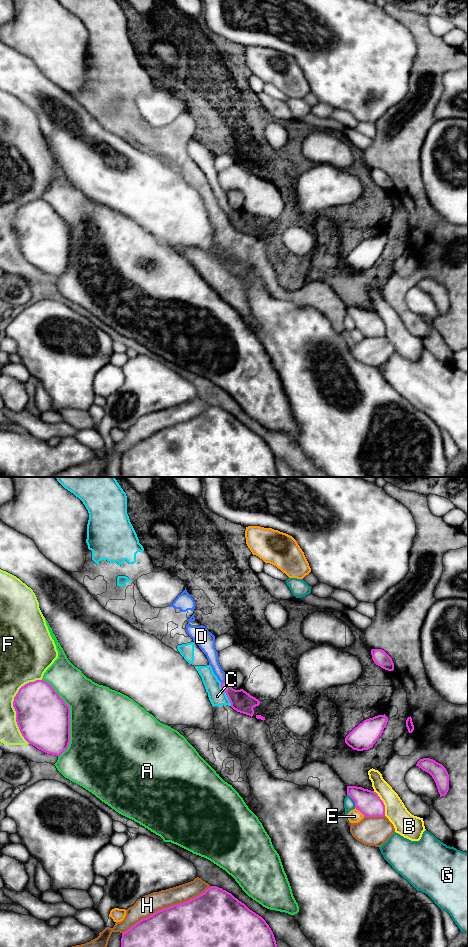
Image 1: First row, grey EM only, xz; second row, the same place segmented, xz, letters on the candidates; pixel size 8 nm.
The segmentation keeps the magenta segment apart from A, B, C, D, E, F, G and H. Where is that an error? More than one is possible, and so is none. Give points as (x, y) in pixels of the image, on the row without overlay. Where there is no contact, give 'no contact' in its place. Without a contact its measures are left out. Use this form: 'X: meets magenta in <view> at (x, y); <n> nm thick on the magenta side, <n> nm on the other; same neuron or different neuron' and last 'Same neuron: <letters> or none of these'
A: meets magenta in xz at (69, 237); 420 nm thick on the magenta side, 500 nm on the other; different neuron
B: meets magenta in xz at (383, 323); 200 nm thick on the magenta side, 190 nm on the other; different neuron
C: meets magenta in xz at (226, 214); 170 nm thick on the magenta side, 140 nm on the other; different neuron
D: meets magenta in xz at (224, 201); 170 nm thick on the magenta side, 100 nm on the other; different neuron
E: meets magenta in xz at (360, 331); 200 nm thick on the magenta side, 110 nm on the other; different neuron
F: meets magenta in xz at (13, 225); 420 nm thick on the magenta side, 240 nm on the other; different neuron
G: meets magenta in xz at (354, 321); 200 nm thick on the magenta side, 90 nm on the other; different neuron
H: meets magenta in xz at (166, 428); 500 nm thick on the magenta side, 160 nm on the other; different neuron
Same neuron: none of these

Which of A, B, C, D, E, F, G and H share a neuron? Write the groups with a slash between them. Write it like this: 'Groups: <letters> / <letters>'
Groups: A / B / C D / E / F / G / H

